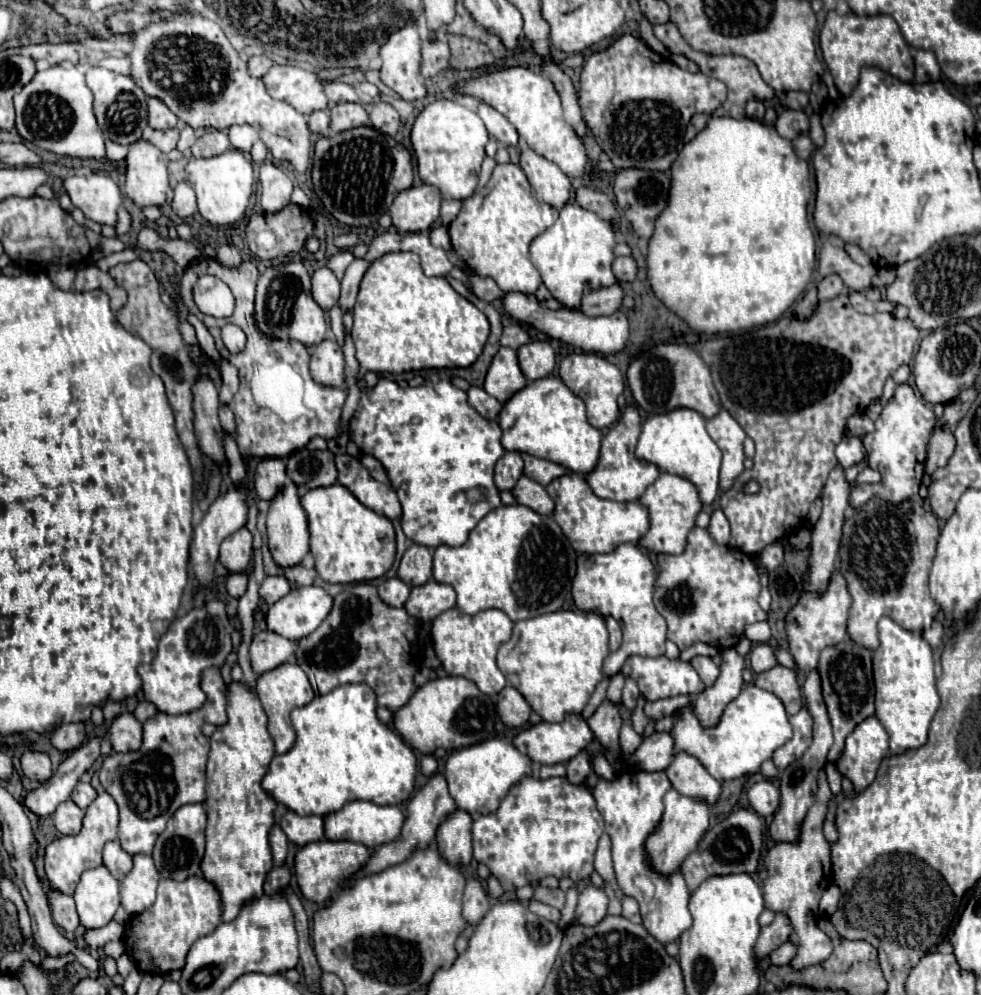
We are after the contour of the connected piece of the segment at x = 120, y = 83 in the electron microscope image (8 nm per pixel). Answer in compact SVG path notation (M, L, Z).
M96 66L86 72L86 84L94 92L94 114L102 134L118 144L132 144L140 140L148 120L148 112L146 112L148 96L144 96L144 90L130 76L122 76L112 70L96 68Z

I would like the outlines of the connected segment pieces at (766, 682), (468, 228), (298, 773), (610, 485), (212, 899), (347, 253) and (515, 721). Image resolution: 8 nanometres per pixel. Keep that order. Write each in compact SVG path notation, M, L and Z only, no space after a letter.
M776 664L774 668L758 674L754 684L758 688L774 692L784 702L788 714L796 714L802 708L802 688L792 668Z
M498 164L484 190L464 200L464 206L456 220L452 220L448 232L454 252L478 274L496 280L502 292L534 294L542 284L540 272L534 268L528 256L530 242L556 222L558 210L538 202L532 196L532 188L518 164Z
M344 684L340 688L334 688L332 692L324 694L324 696L316 696L310 704L302 706L302 708L294 708L290 718L292 718L292 726L296 730L296 744L286 752L286 754L276 754L270 762L270 768L262 780L262 788L280 804L284 804L286 808L290 808L292 812L300 812L300 816L308 816L308 814L316 814L316 816L326 816L330 812L340 810L346 802L350 800L372 800L374 804L402 804L410 798L412 790L414 790L414 776L416 776L416 766L418 760L414 756L412 746L408 746L400 734L396 734L392 728L388 728L386 724L380 722L378 714L376 714L376 694L372 692L372 688L368 688L368 684Z
M628 406L620 416L620 420L604 434L598 466L592 474L586 476L586 482L596 492L596 496L618 502L624 502L624 500L630 502L630 500L638 500L646 492L646 488L656 482L656 478L660 476L658 466L646 460L638 460L634 456L638 438L640 438L640 416L634 406Z
M202 874L190 876L184 882L160 880L156 902L130 920L130 936L126 936L126 940L134 962L142 972L162 976L170 970L184 968L184 960L192 944L200 936L210 934L222 922L222 912L224 906L216 886L204 880Z
M340 250L338 254L334 254L334 256L326 262L326 268L328 268L328 270L332 270L332 272L336 274L336 278L338 278L338 280L342 280L344 270L348 268L348 264L350 264L352 260L354 260L352 250Z
M508 684L498 694L498 716L506 726L522 728L522 726L528 724L530 714L532 714L530 704L526 702L526 698L514 686Z

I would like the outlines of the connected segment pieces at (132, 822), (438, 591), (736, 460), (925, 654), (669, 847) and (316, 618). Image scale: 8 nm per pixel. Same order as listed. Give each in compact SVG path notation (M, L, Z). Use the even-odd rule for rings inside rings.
M212 666L202 672L202 690L208 700L200 710L180 716L158 712L144 722L144 742L138 752L104 758L100 782L120 808L118 840L132 856L152 854L156 838L164 832L168 818L180 806L206 800L206 762L210 742L202 734L202 724L226 722L226 684L222 680L220 666ZM172 782L176 788L172 788Z
M430 580L422 586L412 586L412 592L404 604L404 608L422 622L434 620L444 610L450 610L456 606L456 592L448 584L440 584L436 580Z
M720 406L720 412L716 416L706 420L706 430L722 450L724 460L720 468L720 490L728 490L732 486L732 480L744 470L742 442L746 438L746 432L724 406Z
M882 618L878 624L880 646L874 652L874 688L876 688L876 718L884 724L890 736L890 750L900 754L910 748L920 748L928 740L930 722L940 706L934 680L934 660L930 644L910 630L898 626L892 618Z
M674 788L666 792L664 796L664 816L662 822L658 826L658 830L648 838L646 848L650 854L650 860L654 864L654 868L662 874L672 874L680 868L680 864L684 862L684 858L696 850L696 844L700 842L700 838L704 836L704 832L708 830L708 814L710 806L706 800L694 800L690 796L682 796L680 792L676 792Z
M314 584L292 588L288 596L280 598L274 606L268 608L268 630L298 642L324 622L324 618L332 610L332 600L334 598L324 588Z

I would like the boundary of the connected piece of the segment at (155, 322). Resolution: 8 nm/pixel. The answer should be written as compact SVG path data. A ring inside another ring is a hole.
M134 260L134 262L128 262L128 264L118 264L114 268L110 268L110 276L128 292L128 302L126 302L126 308L122 308L120 312L116 312L116 318L118 322L128 330L132 332L134 336L142 338L148 346L152 346L152 360L150 360L150 366L152 366L152 372L156 376L162 378L164 386L166 386L166 396L168 396L168 402L170 402L170 408L174 412L174 420L176 420L176 432L186 448L186 454L192 462L192 466L196 468L196 482L200 480L200 452L198 452L198 440L194 436L194 426L192 426L192 392L190 392L190 386L196 382L196 378L200 374L208 374L216 386L222 384L220 380L220 374L216 370L216 366L206 358L206 364L202 368L198 368L190 356L184 352L184 342L180 338L180 332L178 332L178 316L174 310L170 310L162 298L160 298L160 288L158 288L158 280L154 276L154 272L142 262L142 260Z

